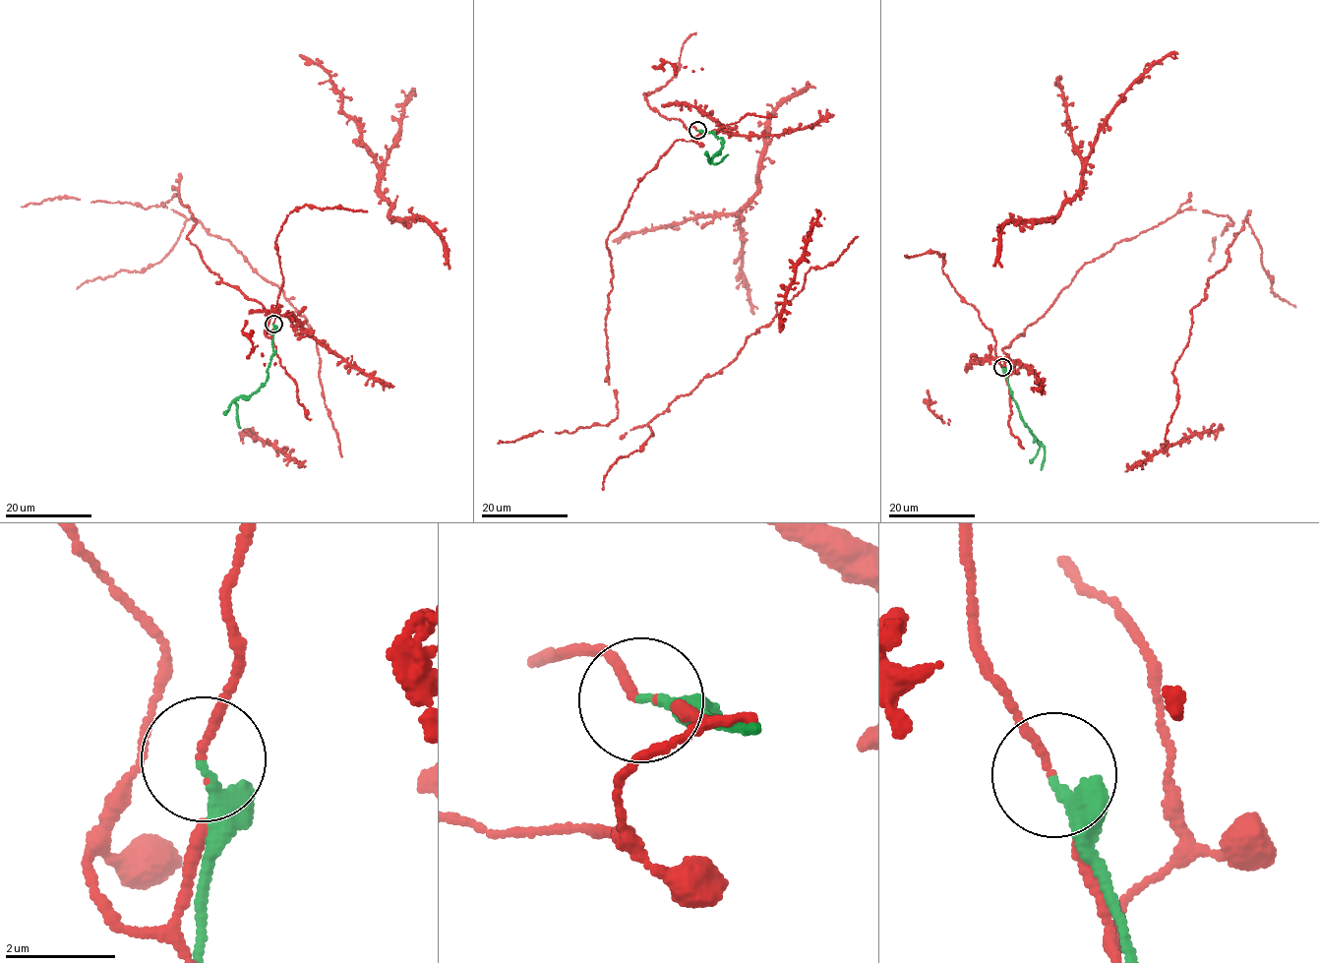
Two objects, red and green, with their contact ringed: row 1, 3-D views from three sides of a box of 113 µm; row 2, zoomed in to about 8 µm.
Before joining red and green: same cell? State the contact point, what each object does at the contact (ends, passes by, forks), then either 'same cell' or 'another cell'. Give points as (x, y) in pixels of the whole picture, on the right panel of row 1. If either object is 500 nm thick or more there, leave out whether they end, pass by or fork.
(1002, 367) | red passes by | green ends | another cell

